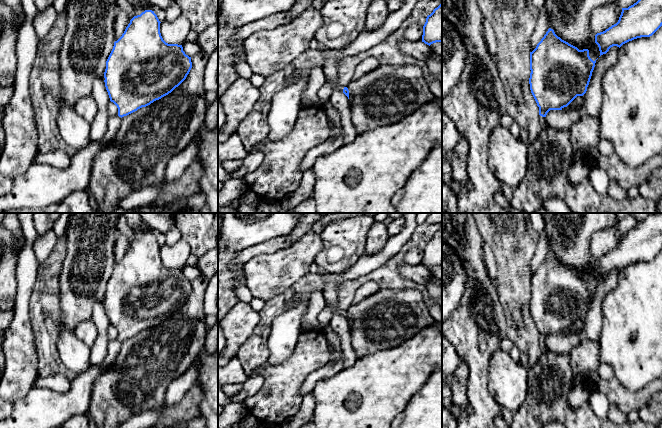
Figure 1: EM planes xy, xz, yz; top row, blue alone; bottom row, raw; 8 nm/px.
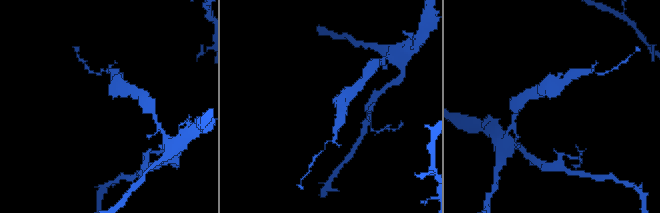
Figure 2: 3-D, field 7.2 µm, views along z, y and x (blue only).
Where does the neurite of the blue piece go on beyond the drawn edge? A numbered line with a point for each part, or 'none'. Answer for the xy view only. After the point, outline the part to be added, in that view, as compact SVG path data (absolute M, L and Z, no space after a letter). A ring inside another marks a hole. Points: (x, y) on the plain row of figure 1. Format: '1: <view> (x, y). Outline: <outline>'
1: xy (114, 347). Outline: M118 339L110 342L108 346L107 356L104 358L103 362L99 364L101 370L106 372L112 364L114 364L119 351L120 351L121 341Z

